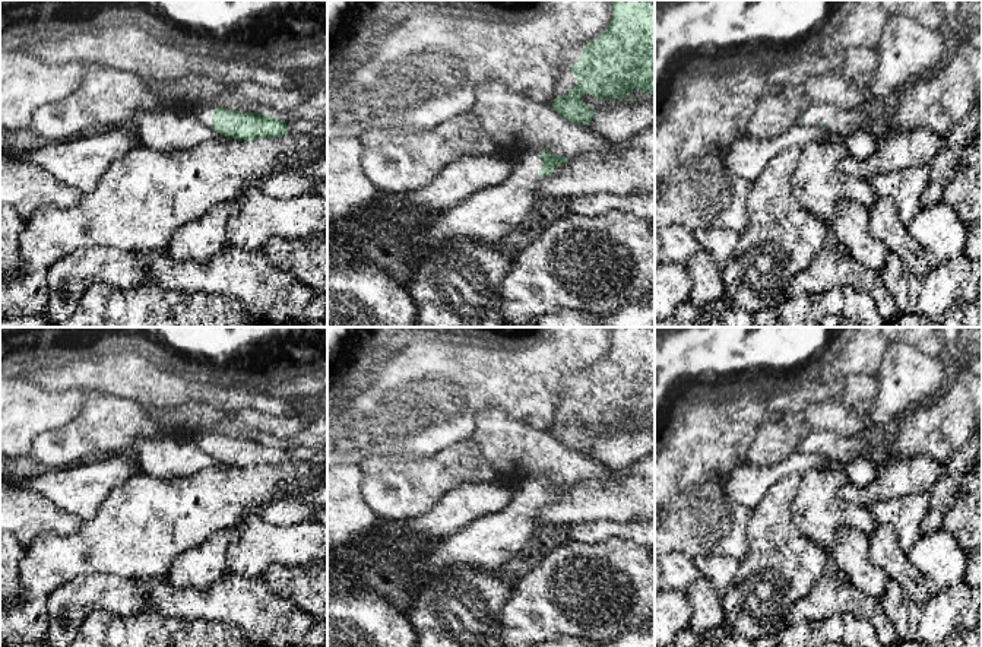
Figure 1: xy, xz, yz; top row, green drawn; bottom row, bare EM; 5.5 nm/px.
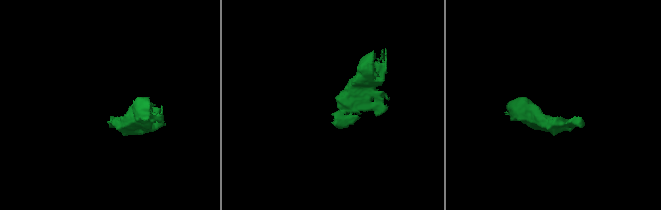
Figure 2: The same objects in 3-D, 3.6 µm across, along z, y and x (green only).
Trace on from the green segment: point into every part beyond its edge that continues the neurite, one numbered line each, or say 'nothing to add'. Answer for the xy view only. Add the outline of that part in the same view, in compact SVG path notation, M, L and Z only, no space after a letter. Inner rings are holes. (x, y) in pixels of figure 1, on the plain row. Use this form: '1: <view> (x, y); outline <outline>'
1: xy (203, 440); outline M197 432L197 434L193 435L193 440L199 445L200 450L203 450L206 454L212 456L213 434Z

